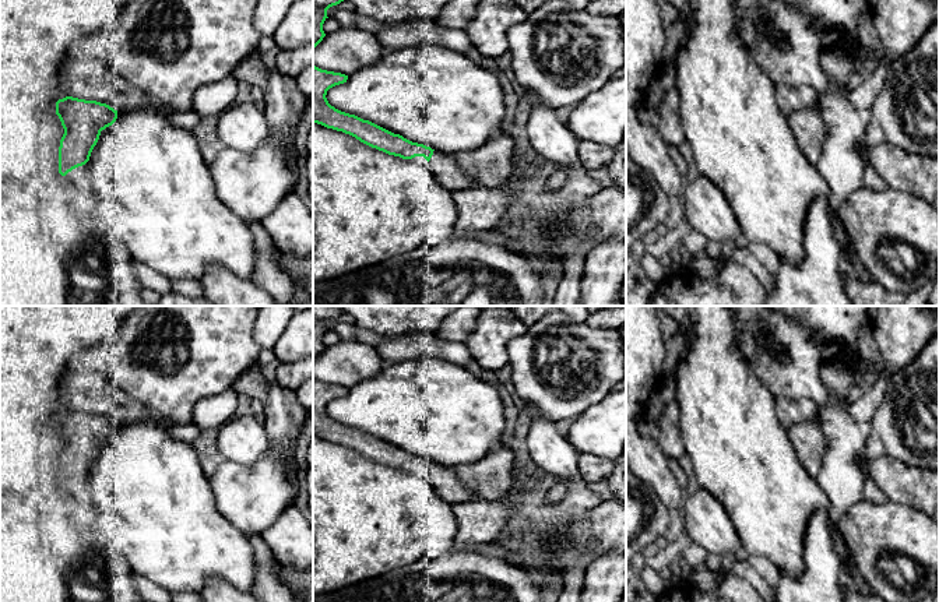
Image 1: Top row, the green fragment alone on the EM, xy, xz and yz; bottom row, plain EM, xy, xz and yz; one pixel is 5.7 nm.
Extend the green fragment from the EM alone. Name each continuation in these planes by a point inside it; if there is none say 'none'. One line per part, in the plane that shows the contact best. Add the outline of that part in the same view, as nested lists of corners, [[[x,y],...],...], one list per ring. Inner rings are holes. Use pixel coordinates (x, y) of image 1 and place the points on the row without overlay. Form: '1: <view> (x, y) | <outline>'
1: xz (446, 483) | [[[433,464],[433,468],[429,473],[429,480],[433,485],[436,493],[440,499],[450,506],[465,503],[465,501],[479,501],[483,503],[479,497],[472,494],[457,478],[454,472]]]

